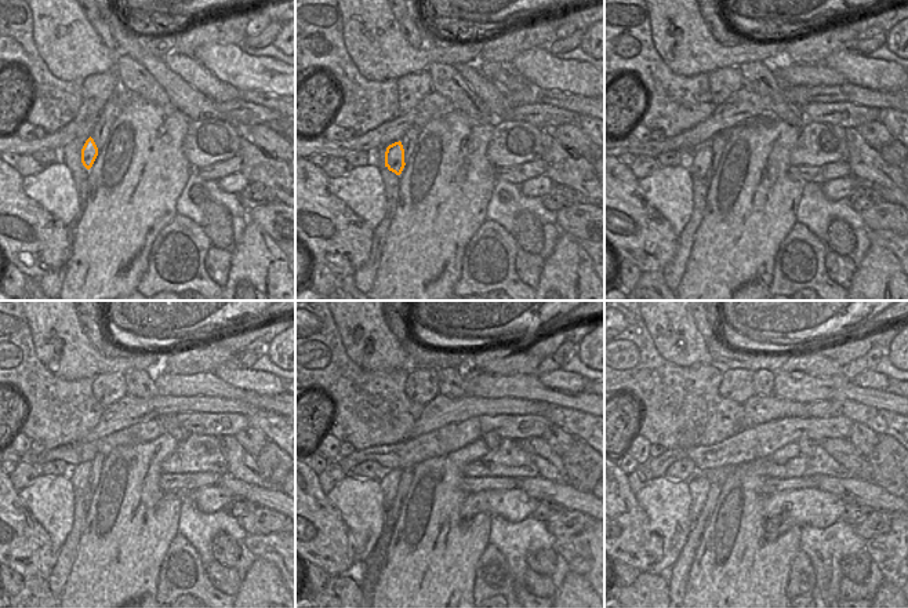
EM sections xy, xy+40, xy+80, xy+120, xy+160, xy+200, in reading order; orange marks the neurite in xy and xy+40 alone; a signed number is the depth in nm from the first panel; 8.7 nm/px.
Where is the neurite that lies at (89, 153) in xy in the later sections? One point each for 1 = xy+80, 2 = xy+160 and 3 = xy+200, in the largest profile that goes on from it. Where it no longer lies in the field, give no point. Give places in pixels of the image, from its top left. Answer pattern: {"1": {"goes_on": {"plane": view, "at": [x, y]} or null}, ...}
{"1": {"goes_on": {"plane": "xy+80", "at": [700, 161]}}, "2": {"goes_on": {"plane": "xy+160", "at": [389, 483]}}, "3": {"goes_on": {"plane": "xy+200", "at": [698, 485]}}}

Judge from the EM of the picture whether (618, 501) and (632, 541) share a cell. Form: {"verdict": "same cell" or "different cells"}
{"verdict": "same cell"}

